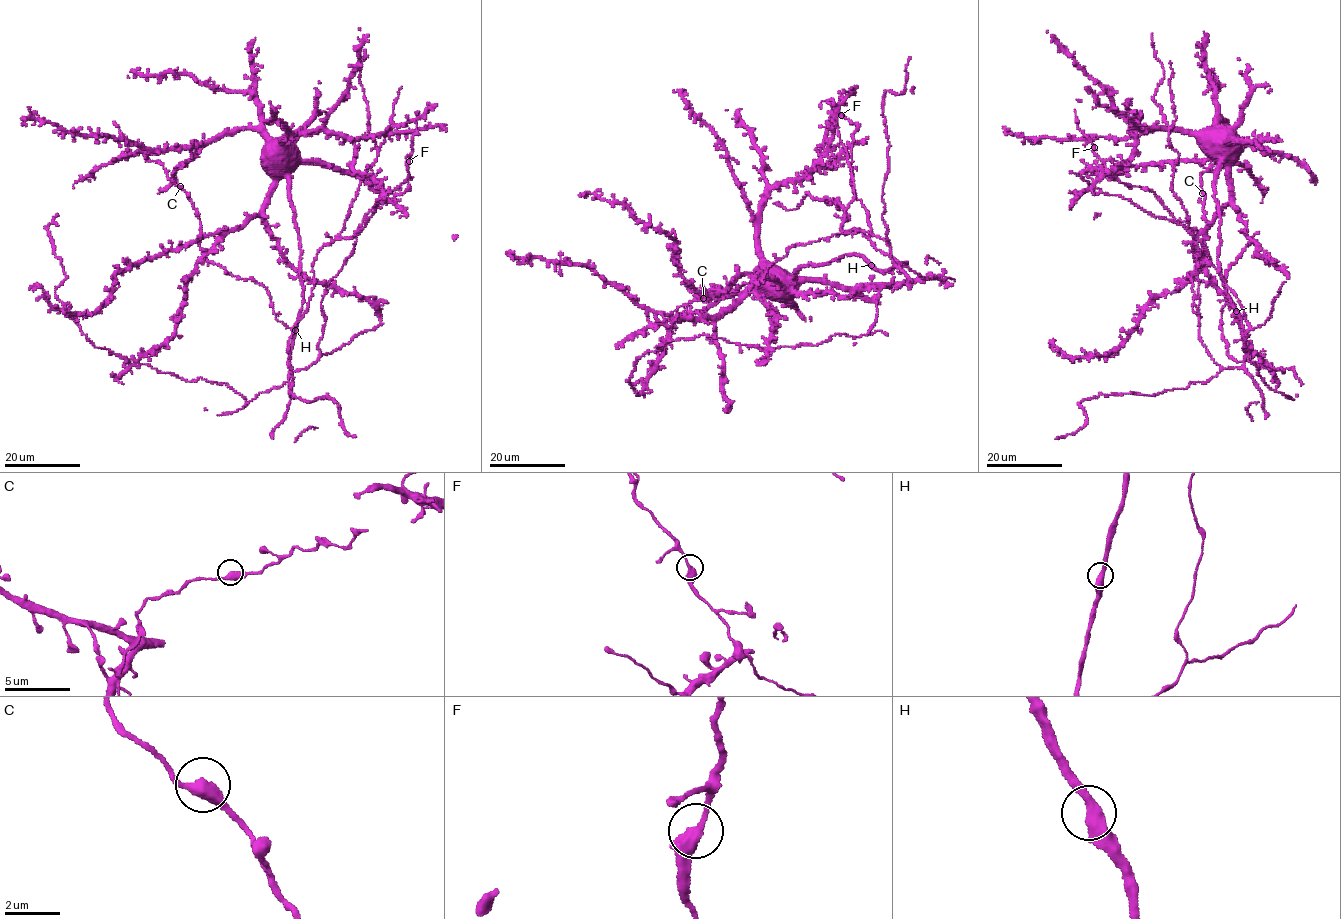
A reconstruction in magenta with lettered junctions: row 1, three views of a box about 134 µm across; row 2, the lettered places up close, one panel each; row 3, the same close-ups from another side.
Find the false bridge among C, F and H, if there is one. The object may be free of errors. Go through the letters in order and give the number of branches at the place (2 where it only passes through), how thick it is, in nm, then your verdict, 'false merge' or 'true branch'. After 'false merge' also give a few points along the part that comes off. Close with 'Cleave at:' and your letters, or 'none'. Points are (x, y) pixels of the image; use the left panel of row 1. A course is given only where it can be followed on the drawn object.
C: branches 2; calibre 420 nm; true branch
F: branches 2; calibre 400 nm; true branch
H: branches 2; calibre 440 nm; true branch
Cleave at: none

